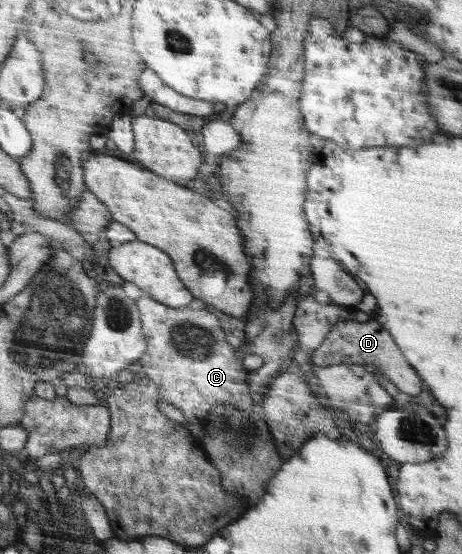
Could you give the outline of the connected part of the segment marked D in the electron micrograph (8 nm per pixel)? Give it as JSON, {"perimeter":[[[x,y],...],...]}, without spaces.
{"perimeter":[[[374,317],[367,322],[337,321],[333,323],[323,344],[312,353],[311,360],[317,366],[331,366],[331,364],[345,362],[345,364],[377,368],[381,375],[389,378],[401,392],[413,397],[416,397],[425,388],[422,377],[417,376],[417,372],[405,362],[403,354],[399,352],[399,347],[393,342],[391,333]]]}

